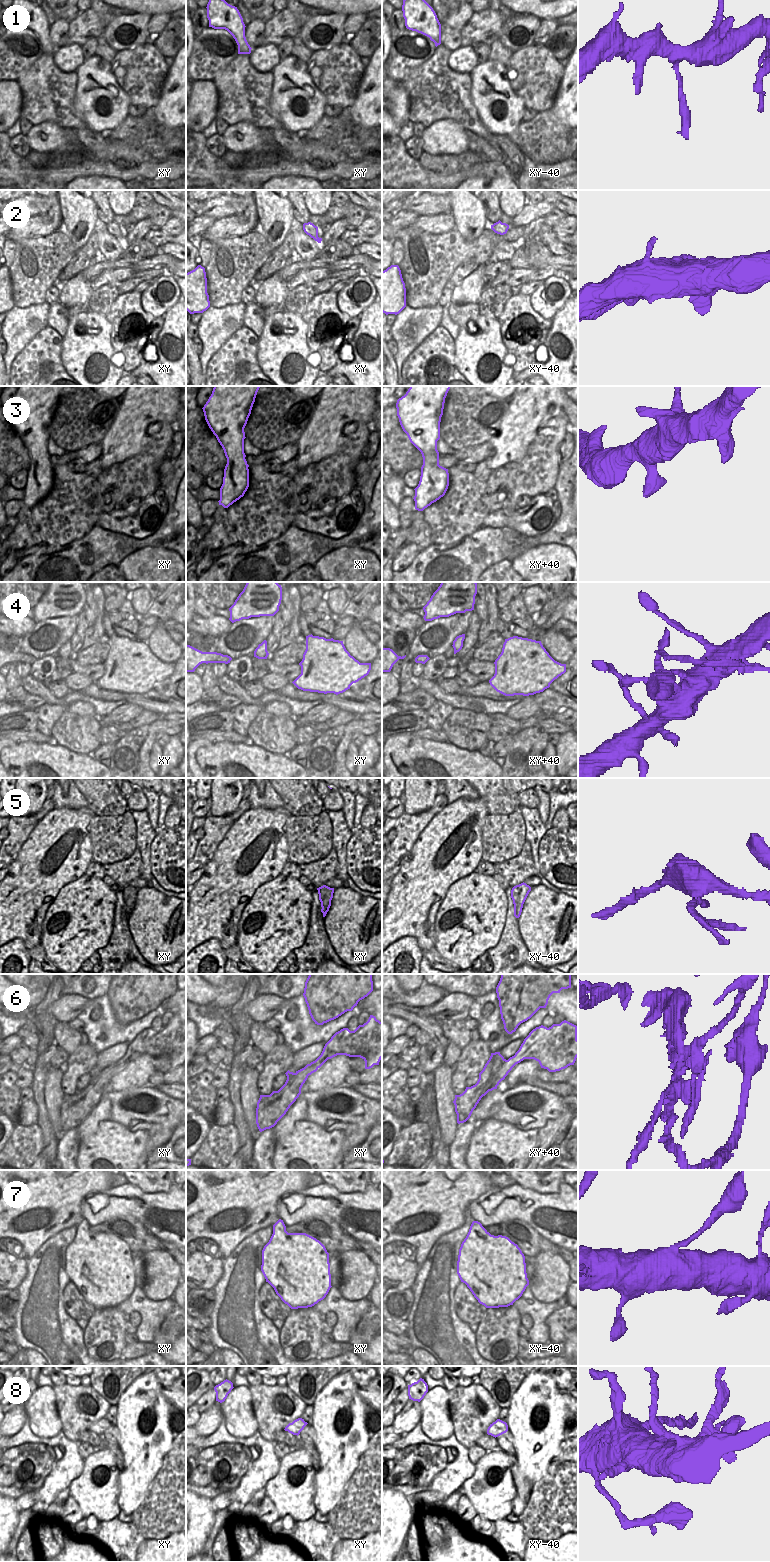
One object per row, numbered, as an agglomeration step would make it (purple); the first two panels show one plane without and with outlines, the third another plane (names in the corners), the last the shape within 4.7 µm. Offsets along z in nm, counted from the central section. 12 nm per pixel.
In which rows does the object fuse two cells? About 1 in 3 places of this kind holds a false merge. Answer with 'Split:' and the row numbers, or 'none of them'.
Split: 5, 6, 8

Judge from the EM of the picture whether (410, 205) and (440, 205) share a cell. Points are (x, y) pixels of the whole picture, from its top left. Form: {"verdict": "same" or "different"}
{"verdict": "same"}

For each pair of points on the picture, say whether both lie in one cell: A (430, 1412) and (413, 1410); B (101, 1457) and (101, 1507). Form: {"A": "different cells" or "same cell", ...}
{"A": "different cells", "B": "same cell"}

